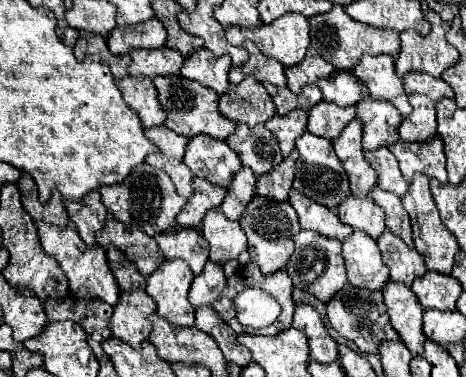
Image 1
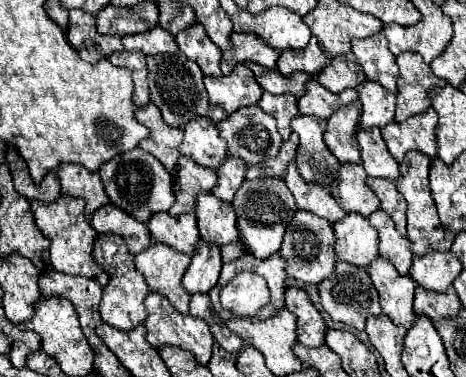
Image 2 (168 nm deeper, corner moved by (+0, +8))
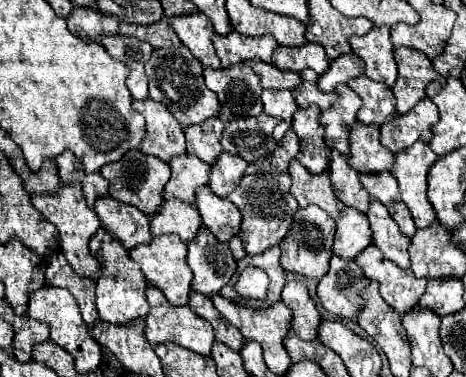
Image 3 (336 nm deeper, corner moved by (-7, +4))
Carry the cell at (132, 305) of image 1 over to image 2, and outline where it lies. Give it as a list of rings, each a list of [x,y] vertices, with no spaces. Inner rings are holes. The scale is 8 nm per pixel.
[[[101,234],[101,236],[97,236],[95,248],[93,248],[93,258],[109,274],[109,282],[103,288],[103,296],[101,296],[101,304],[99,304],[99,314],[101,314],[103,322],[107,322],[107,324],[111,324],[111,326],[115,326],[119,330],[125,330],[125,332],[129,332],[131,328],[143,324],[145,318],[147,318],[147,310],[145,310],[143,302],[145,302],[145,296],[149,294],[149,288],[147,288],[143,276],[135,268],[133,254],[129,254],[129,250],[125,246],[125,240],[121,240],[115,234]],[[103,240],[111,240],[111,242],[117,244],[117,252],[113,256],[113,264],[111,266],[101,258],[101,242]]]

